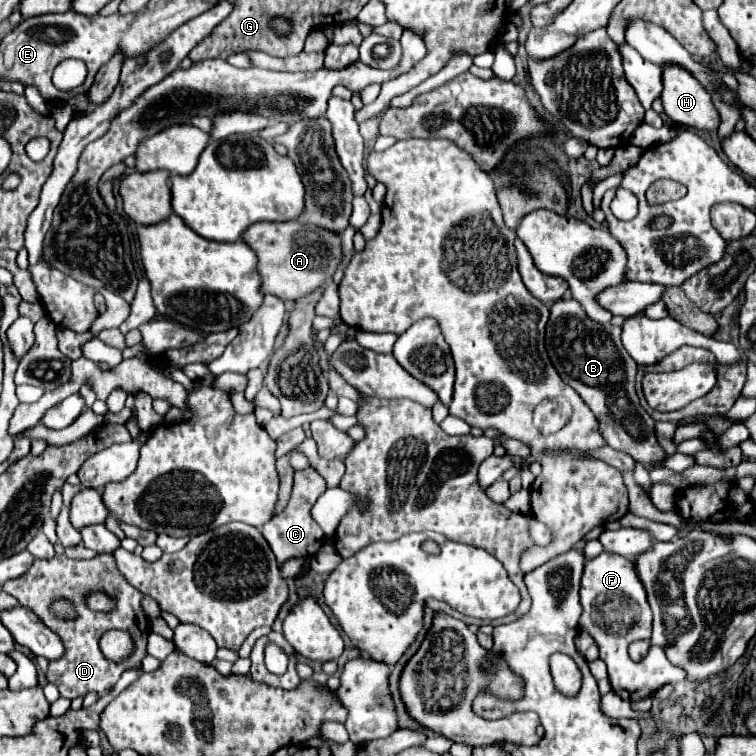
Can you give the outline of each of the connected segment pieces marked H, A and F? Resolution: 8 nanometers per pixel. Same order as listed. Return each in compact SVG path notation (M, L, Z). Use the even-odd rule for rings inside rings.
M666 66L662 74L662 104L666 116L682 126L700 132L714 132L720 126L720 114L710 94L682 68Z
M258 222L246 230L244 242L254 248L258 256L258 274L262 276L262 294L274 294L284 302L294 302L304 294L332 280L332 274L342 258L340 236L318 226L304 226L290 222Z
M602 552L600 556L588 560L582 574L580 604L580 630L586 630L596 640L600 658L608 666L612 690L622 700L642 700L646 696L652 696L652 692L656 692L664 684L680 682L686 678L686 672L682 668L668 662L660 646L650 646L648 654L640 662L634 662L628 654L632 642L650 640L652 636L652 612L646 600L646 590L642 590L642 580L638 580L634 560L612 552Z

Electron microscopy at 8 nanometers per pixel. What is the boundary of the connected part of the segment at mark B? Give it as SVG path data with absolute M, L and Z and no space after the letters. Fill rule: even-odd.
M562 298L550 306L550 318L546 324L546 350L560 378L568 386L572 386L580 394L580 398L586 402L586 406L594 412L598 426L602 428L602 438L606 440L606 444L612 446L614 450L630 454L634 460L638 460L646 468L660 466L660 462L664 460L664 452L654 436L654 420L646 414L646 410L638 402L638 396L634 390L636 362L628 356L628 352L624 350L620 342L620 326L596 324L584 314L582 306L574 298Z

